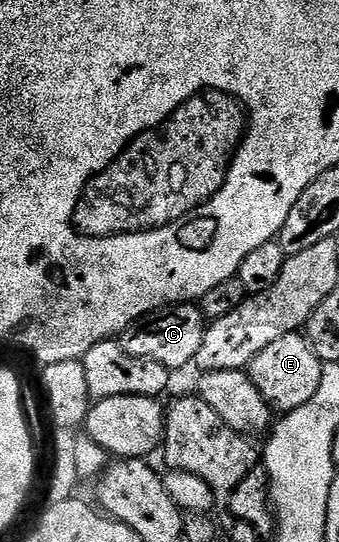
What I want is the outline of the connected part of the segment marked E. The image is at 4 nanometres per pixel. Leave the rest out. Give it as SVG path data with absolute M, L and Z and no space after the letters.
M295 332L280 336L253 358L248 367L248 377L278 412L289 412L300 408L300 404L308 404L312 396L316 396L316 388L320 388L323 368L322 357L310 345L305 333Z

